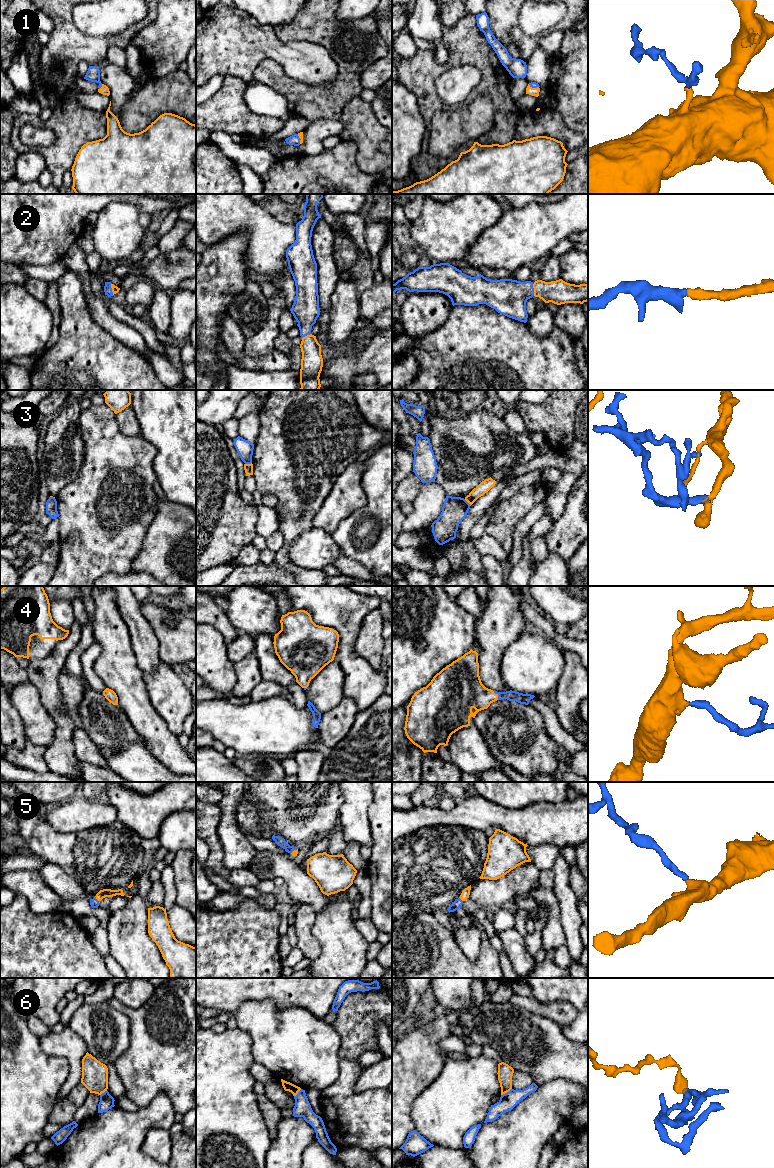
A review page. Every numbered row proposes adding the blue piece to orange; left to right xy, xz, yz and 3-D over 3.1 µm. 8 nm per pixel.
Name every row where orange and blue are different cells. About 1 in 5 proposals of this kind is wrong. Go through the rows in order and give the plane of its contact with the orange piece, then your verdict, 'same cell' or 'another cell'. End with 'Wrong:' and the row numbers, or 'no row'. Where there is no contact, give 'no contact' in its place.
1: meets orange in xy; same cell
2: meets orange in yz; same cell
3: meets orange in xz; another cell
4: meets orange in yz; same cell
5: meets orange in xy; same cell
6: meets orange in yz; another cell
Wrong: 3, 6

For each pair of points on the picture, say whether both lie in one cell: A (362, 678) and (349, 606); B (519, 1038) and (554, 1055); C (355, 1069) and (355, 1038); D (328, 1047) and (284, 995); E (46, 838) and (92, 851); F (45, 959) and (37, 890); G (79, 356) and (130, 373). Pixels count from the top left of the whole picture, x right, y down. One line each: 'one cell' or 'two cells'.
A: one cell
B: one cell
C: two cells
D: two cells
E: one cell
F: two cells
G: one cell

